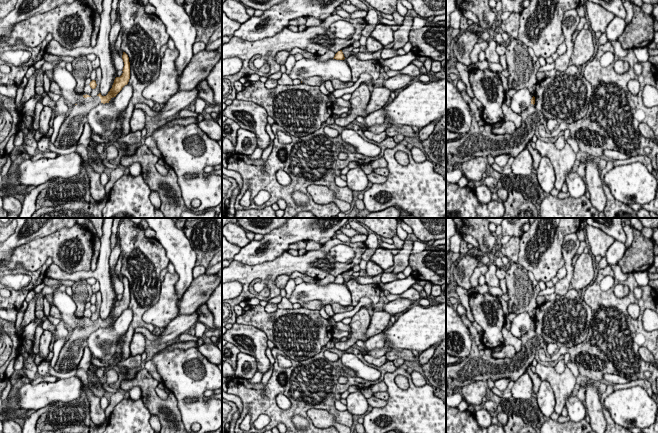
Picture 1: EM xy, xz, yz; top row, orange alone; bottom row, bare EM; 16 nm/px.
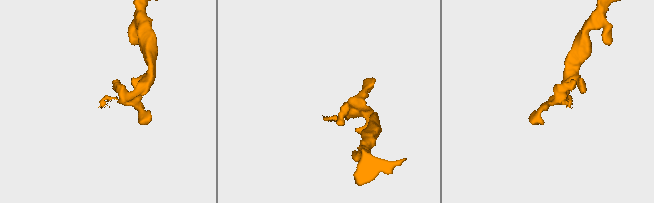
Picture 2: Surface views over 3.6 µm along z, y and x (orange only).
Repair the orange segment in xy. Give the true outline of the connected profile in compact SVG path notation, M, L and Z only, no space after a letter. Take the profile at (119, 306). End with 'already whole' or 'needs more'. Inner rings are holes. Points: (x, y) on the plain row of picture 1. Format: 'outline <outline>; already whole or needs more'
outline M123 276L122 283L124 286L123 297L120 301L115 302L108 318L102 320L101 317L99 317L95 321L91 321L87 318L83 319L83 327L75 328L71 336L67 338L54 367L57 372L66 373L72 371L75 367L78 367L84 353L84 348L88 345L87 339L90 334L101 327L109 327L109 325L113 321L116 321L122 312L128 308L130 303L130 286L129 281L125 276Z; needs more

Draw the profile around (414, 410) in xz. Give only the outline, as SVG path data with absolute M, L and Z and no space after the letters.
M400 367L386 373L383 381L389 399L385 407L373 408L365 415L365 433L446 433L446 403L434 394L429 383L415 386L411 374ZM397 375L408 379L407 389L396 385Z

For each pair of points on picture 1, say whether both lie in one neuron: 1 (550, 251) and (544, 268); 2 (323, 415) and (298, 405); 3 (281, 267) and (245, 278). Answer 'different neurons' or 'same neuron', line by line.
1: same neuron
2: different neurons
3: same neuron

